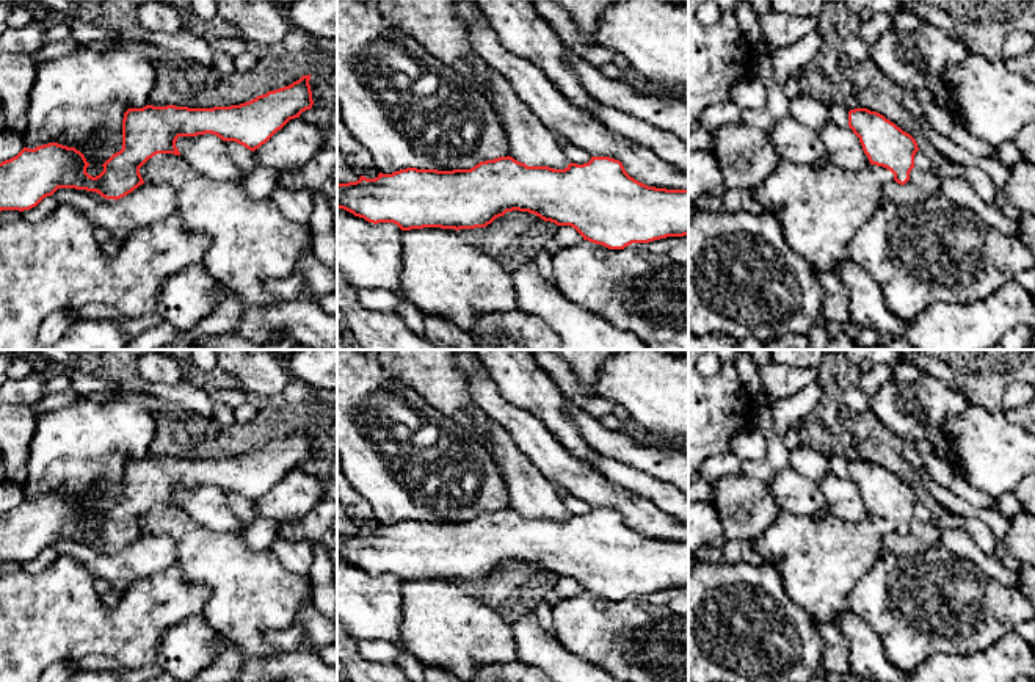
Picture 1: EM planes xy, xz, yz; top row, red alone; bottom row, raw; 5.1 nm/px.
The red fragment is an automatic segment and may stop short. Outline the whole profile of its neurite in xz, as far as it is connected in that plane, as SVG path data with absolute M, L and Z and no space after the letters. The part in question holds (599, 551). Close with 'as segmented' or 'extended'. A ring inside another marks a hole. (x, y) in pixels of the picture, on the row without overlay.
M513 508L480 513L470 521L406 519L375 530L337 535L337 560L369 574L394 574L401 582L441 579L486 579L507 563L519 561L557 577L574 579L583 591L608 600L688 586L688 541L648 538L630 528L619 511L591 508L588 514L569 514L565 521L527 517Z; as segmented

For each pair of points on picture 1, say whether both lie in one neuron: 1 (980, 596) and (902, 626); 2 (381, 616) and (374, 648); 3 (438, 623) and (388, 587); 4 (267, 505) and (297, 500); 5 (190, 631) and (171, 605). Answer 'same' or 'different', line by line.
1: same
2: different
3: different
4: same
5: different

